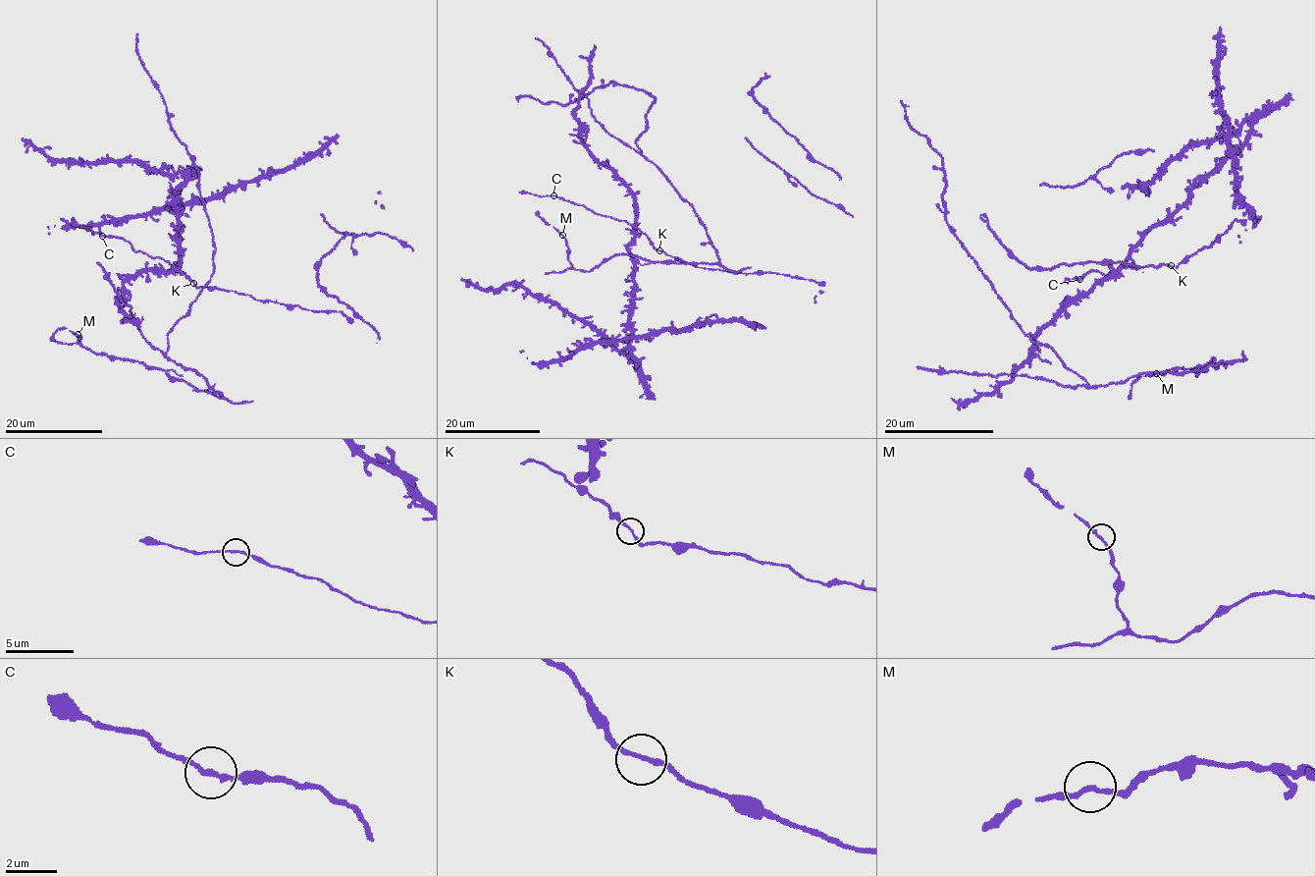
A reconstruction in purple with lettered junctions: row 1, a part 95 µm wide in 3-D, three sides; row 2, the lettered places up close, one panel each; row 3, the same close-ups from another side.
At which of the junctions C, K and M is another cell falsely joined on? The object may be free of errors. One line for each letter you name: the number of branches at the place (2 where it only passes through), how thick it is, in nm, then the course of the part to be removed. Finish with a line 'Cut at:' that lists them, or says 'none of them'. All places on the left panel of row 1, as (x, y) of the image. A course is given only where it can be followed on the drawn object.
Cut at: none of them

